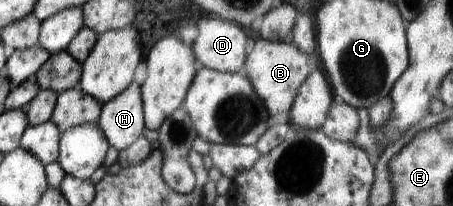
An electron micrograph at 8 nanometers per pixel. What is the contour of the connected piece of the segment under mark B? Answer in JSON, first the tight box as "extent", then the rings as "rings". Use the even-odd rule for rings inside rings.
{"extent":[245,39,310,119],"rings":[[[258,39],[246,59],[245,77],[250,81],[257,95],[261,97],[269,112],[270,119],[278,117],[282,113],[288,113],[297,99],[298,87],[304,85],[309,77],[310,57],[306,51],[302,51],[296,43],[286,41],[266,41]]]}

